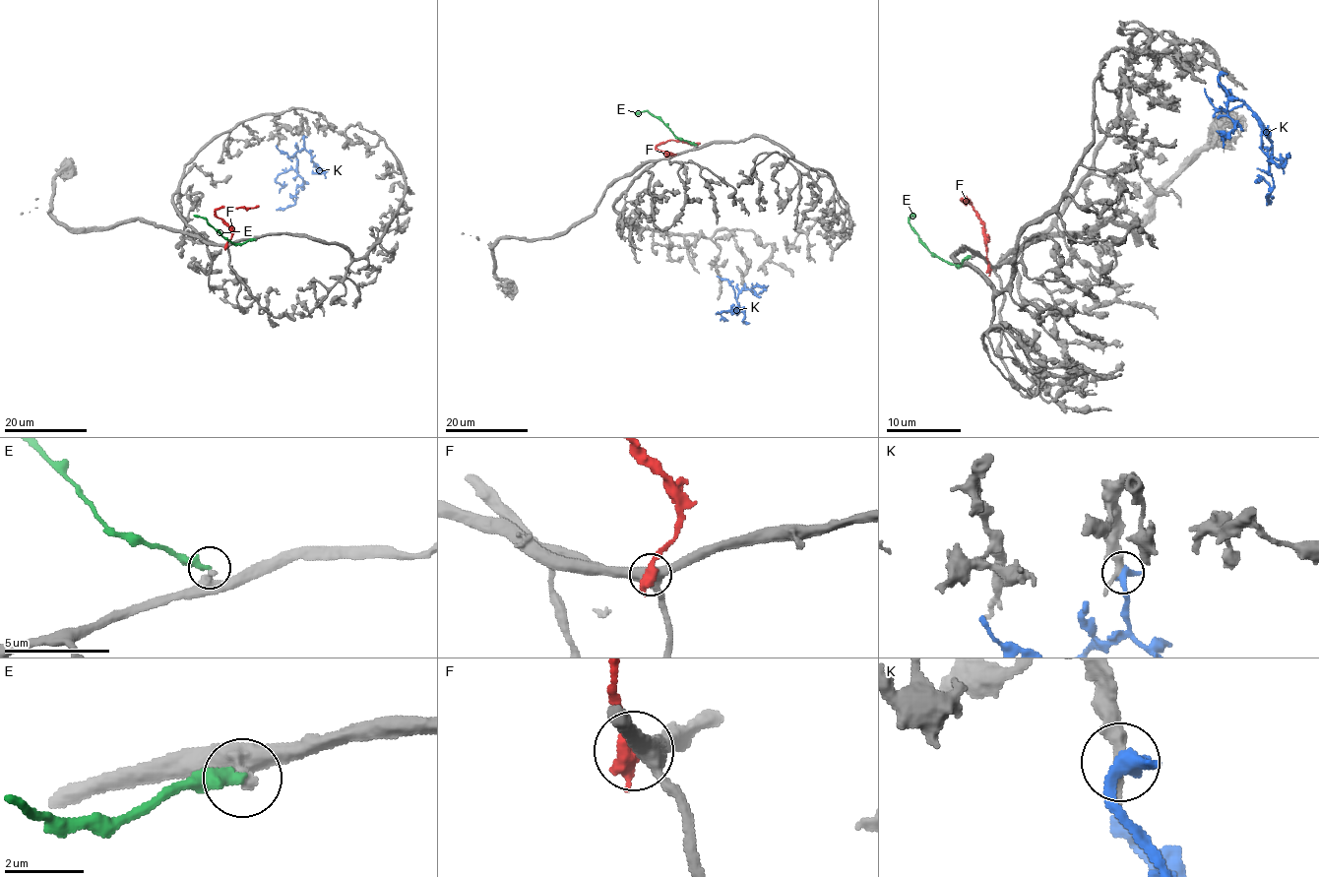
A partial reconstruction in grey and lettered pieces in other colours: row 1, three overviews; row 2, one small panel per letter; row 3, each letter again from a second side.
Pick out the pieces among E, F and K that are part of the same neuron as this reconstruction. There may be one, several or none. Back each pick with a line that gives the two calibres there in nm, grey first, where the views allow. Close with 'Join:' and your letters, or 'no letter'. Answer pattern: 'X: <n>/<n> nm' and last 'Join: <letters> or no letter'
Join: no letter

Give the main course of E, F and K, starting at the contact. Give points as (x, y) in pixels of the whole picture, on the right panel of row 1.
E: (970, 257), (960, 264), (947, 264), (927, 247), (909, 221), (913, 214)
F: (990, 268), (978, 216), (966, 199), (960, 199), (966, 201), (966, 195)
K: (1221, 73), (1219, 84), (1252, 111), (1261, 128), (1261, 149), (1271, 167), (1272, 190), (1269, 205)

